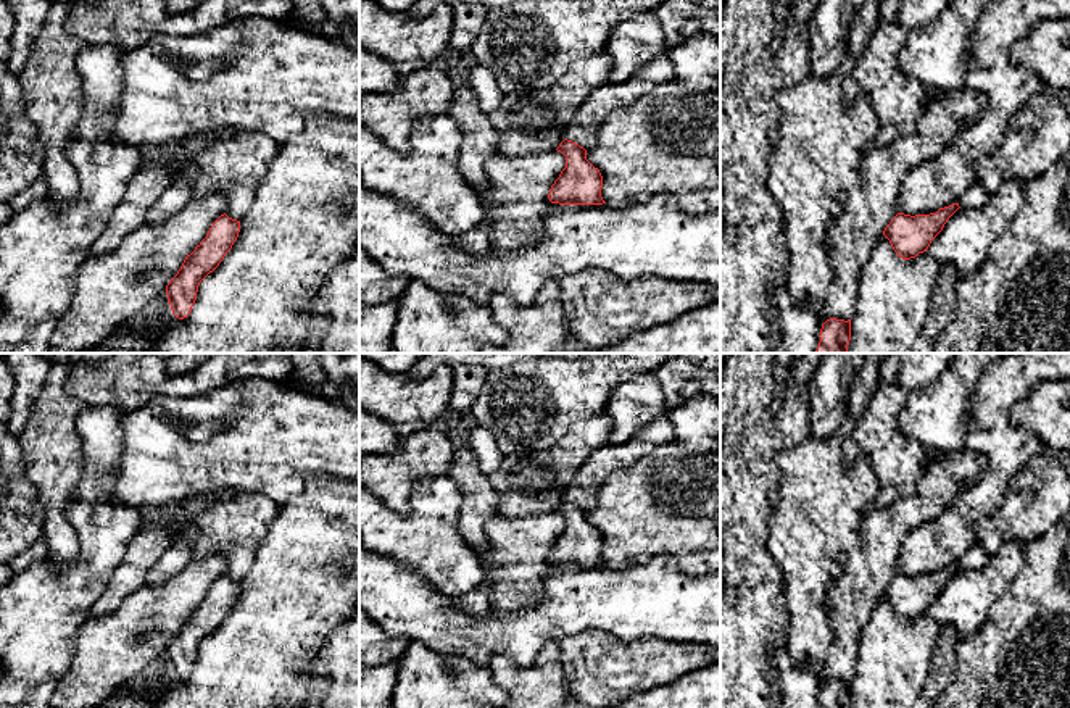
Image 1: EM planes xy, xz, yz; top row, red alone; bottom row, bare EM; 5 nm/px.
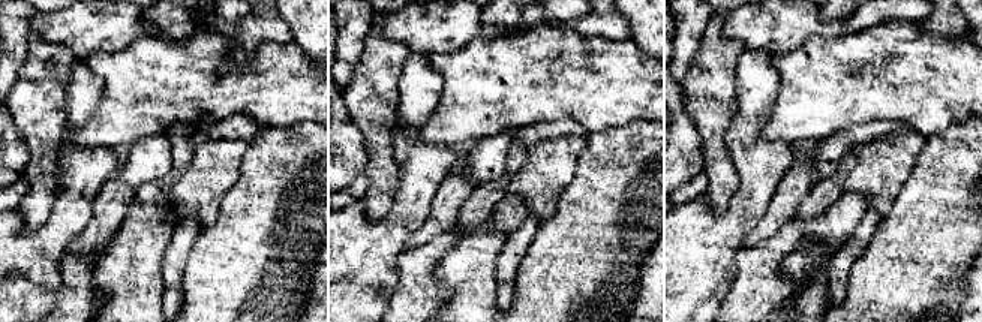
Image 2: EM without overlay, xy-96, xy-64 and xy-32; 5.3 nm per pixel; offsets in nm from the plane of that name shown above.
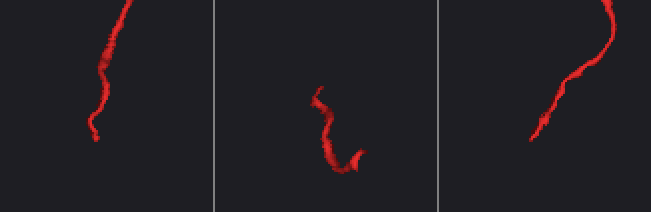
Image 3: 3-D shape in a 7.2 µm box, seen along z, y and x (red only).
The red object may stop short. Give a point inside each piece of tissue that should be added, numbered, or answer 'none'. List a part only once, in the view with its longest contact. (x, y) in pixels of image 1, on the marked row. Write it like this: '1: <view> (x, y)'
none

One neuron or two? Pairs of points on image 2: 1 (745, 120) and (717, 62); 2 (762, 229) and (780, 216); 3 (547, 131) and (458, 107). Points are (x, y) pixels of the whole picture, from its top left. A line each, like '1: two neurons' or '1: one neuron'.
1: two neurons
2: one neuron
3: two neurons

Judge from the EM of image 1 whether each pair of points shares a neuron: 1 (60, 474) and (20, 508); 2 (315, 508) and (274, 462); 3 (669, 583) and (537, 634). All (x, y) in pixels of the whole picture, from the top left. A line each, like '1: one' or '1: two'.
1: two
2: two
3: one

